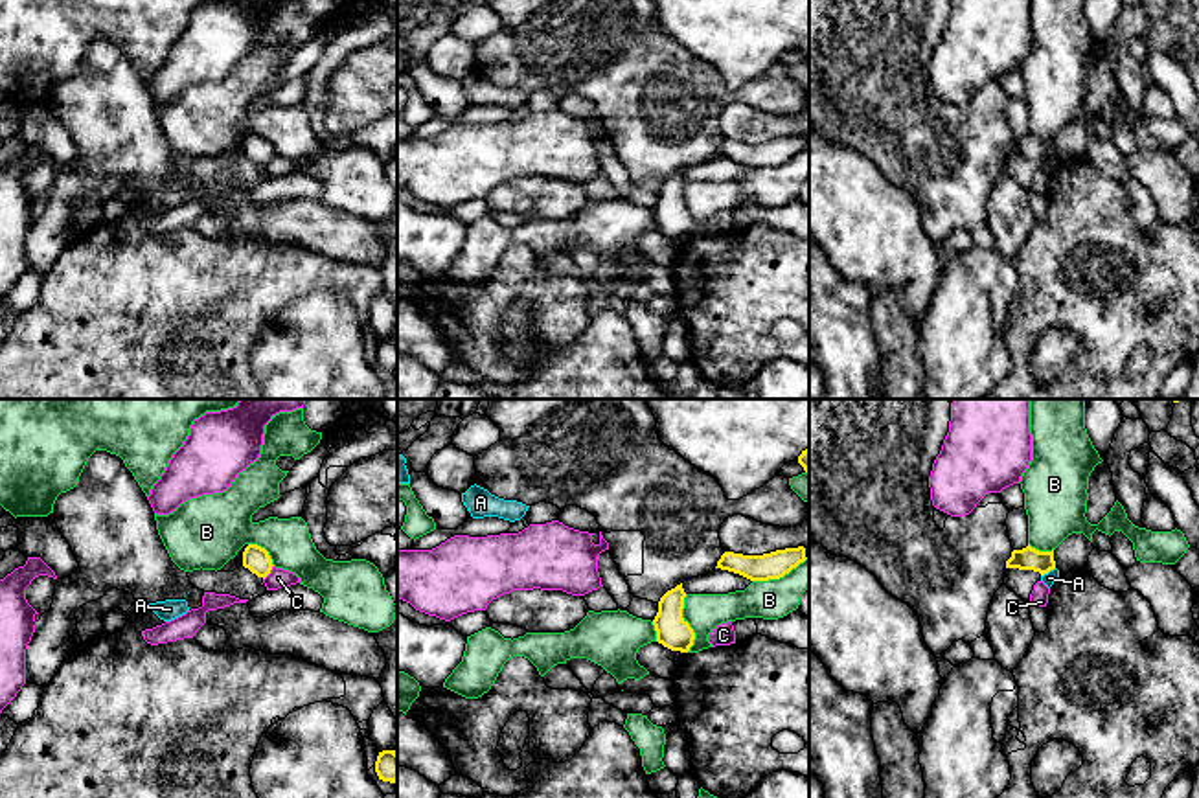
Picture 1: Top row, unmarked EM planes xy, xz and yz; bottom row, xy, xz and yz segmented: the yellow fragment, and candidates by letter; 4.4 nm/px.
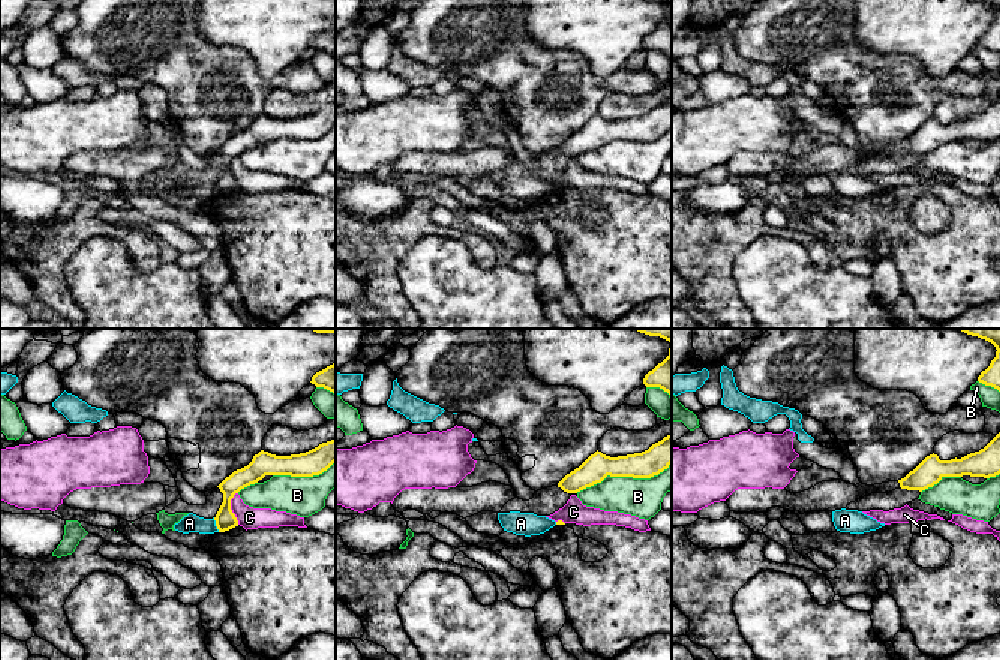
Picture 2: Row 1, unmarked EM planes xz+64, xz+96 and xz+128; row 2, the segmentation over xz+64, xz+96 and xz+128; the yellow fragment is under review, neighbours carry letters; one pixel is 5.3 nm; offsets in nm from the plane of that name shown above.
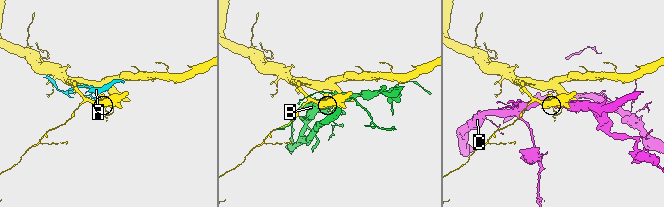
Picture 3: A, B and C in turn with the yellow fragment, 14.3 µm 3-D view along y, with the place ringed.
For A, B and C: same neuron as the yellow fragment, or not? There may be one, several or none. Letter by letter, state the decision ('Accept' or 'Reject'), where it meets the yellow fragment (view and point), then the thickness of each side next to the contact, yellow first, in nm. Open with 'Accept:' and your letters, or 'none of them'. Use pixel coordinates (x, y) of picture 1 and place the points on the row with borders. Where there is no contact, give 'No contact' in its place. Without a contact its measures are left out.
Accept: none of them
A: Reject. Touches yellow at yz (1047, 572). Thickness 100 nm (yellow) against 50 nm
B: Reject. Touches yellow at xz (688, 624). Thickness 140 nm (yellow) against 160 nm
C: Reject. Touches yellow at xy (269, 572). Thickness 110 nm (yellow) against 90 nm

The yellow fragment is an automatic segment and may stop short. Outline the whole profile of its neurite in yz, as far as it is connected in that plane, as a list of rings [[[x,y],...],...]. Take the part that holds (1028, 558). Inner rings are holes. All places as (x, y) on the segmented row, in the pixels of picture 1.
[[[1030,544],[1022,550],[1013,550],[1011,557],[1006,561],[1006,568],[1033,570],[1045,576],[1056,568],[1054,550],[1039,552]]]

